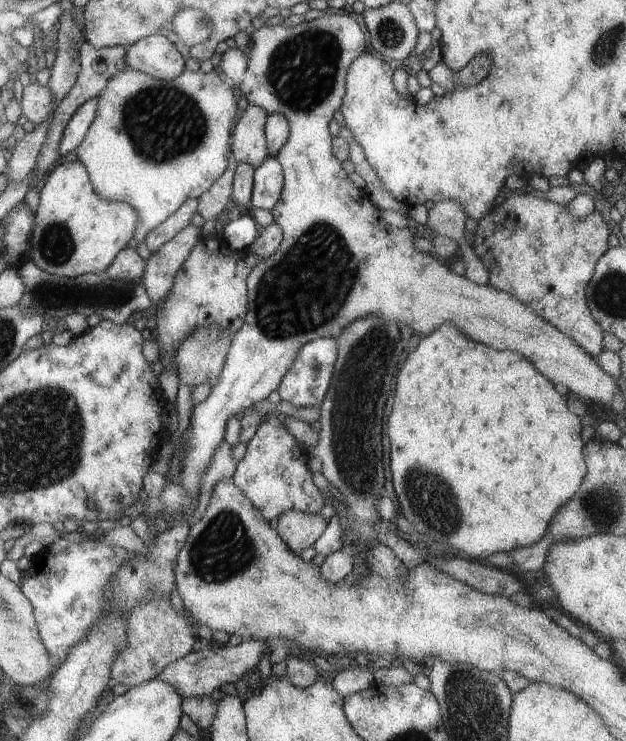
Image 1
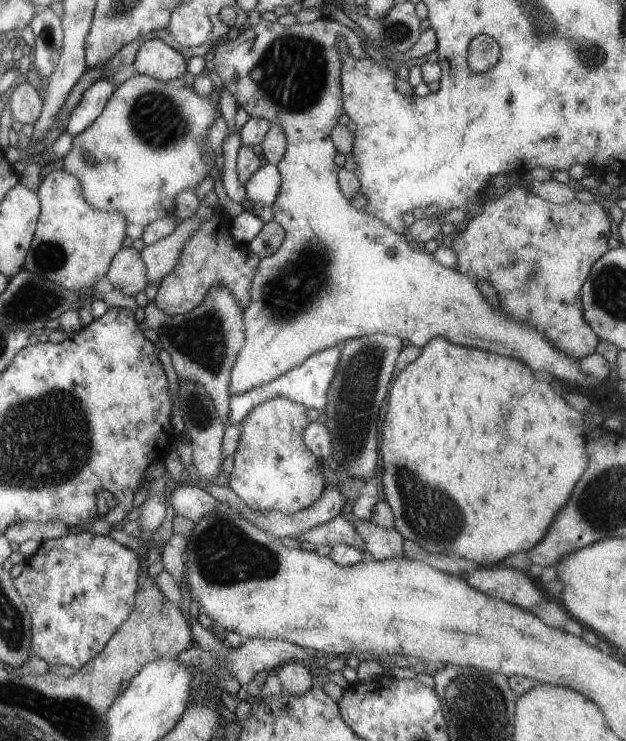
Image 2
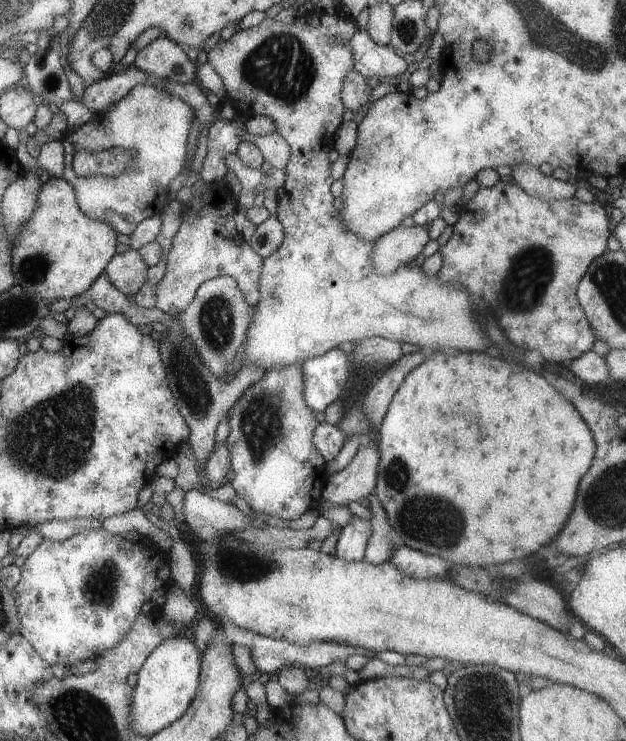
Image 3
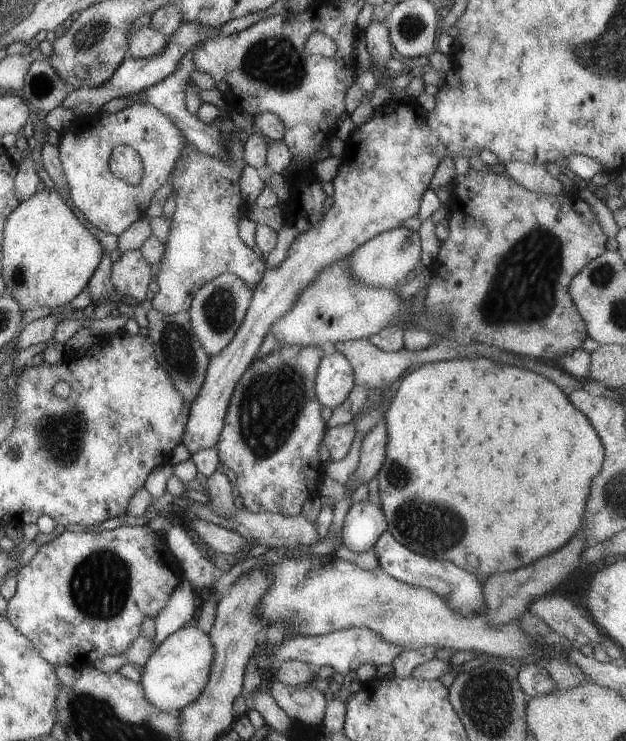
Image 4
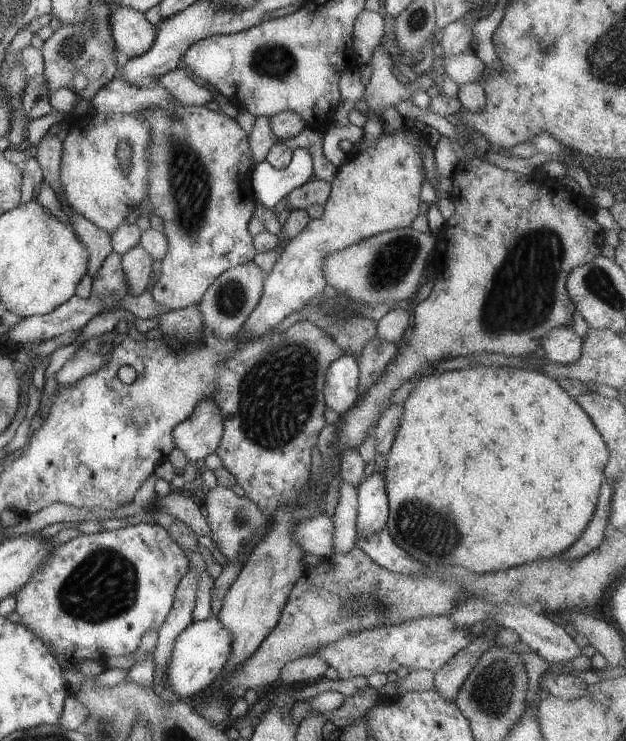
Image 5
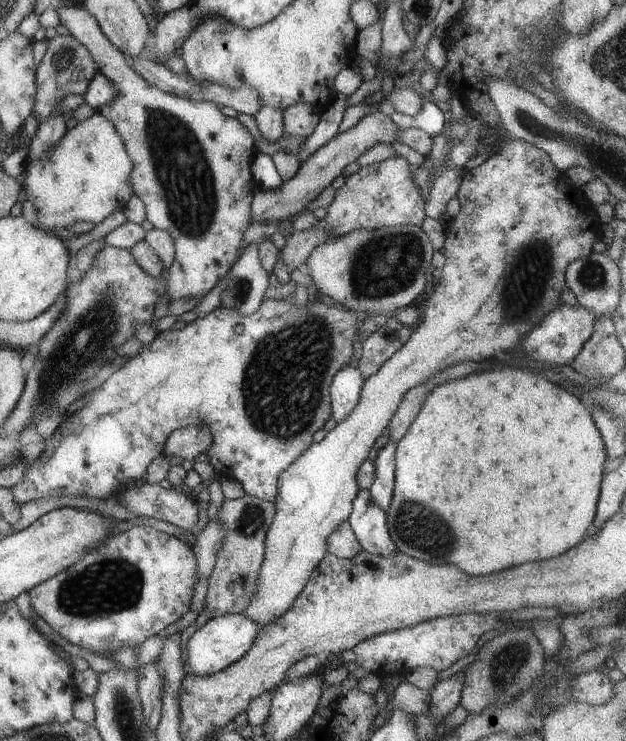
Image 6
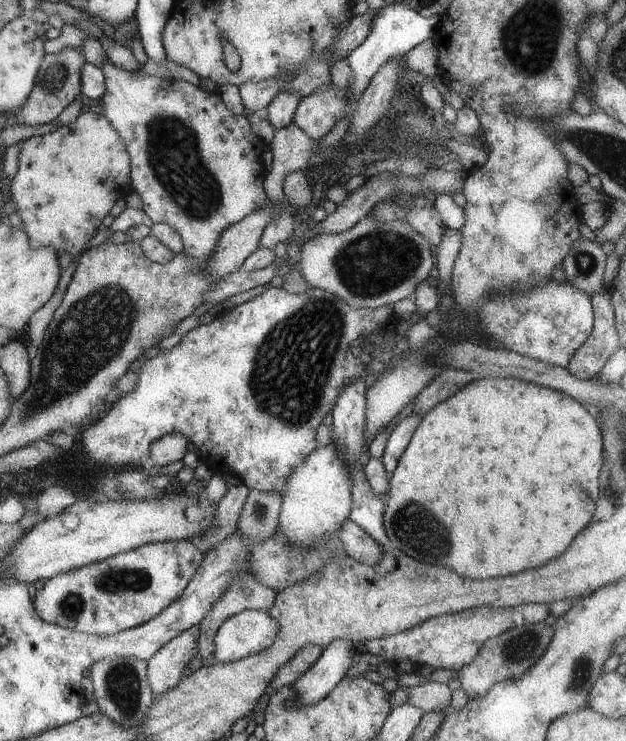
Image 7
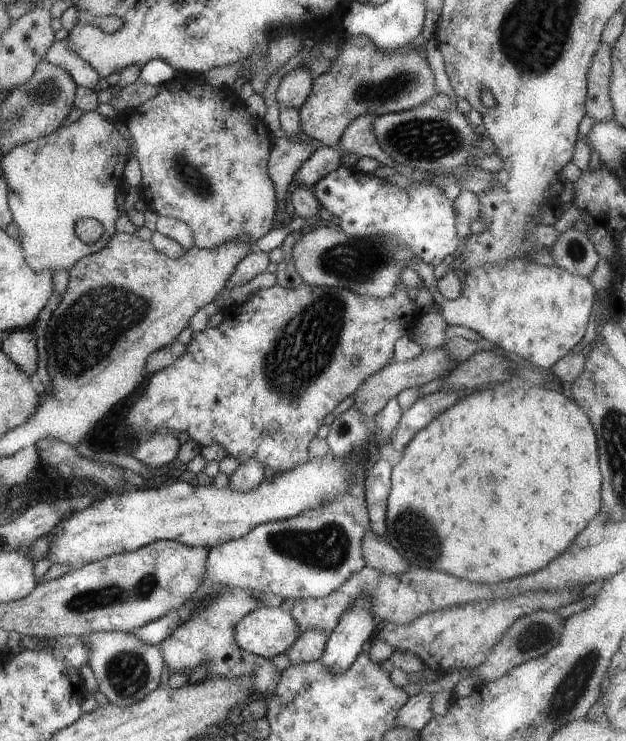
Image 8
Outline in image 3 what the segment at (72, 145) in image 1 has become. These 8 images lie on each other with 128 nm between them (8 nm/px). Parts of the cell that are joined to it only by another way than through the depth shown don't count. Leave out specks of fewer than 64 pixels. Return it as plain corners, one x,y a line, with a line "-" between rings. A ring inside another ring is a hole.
132,65
121,72
105,73
100,80
85,86
79,102
94,115
101,114
105,107
120,100
135,84
147,82
145,74

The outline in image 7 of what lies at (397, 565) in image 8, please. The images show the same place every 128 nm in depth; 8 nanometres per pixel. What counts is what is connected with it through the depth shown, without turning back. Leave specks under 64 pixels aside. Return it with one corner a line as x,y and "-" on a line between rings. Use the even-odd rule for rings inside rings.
345,518
340,528
340,541
346,550
347,556
358,563
376,565
382,557
384,550
375,540
365,534
365,531
351,519

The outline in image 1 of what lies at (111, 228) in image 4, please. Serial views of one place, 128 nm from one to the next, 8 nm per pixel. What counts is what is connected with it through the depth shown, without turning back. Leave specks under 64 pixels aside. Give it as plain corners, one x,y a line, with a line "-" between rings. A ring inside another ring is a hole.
125,68
115,72
97,96
95,119
75,148
77,160
85,166
97,196
127,202
135,208
137,222
132,237
137,243
143,242
147,232
171,216
185,200
197,199
207,192
227,170
230,133
241,114
232,87
227,80
221,81
213,69
203,73
184,68
176,78
160,80

